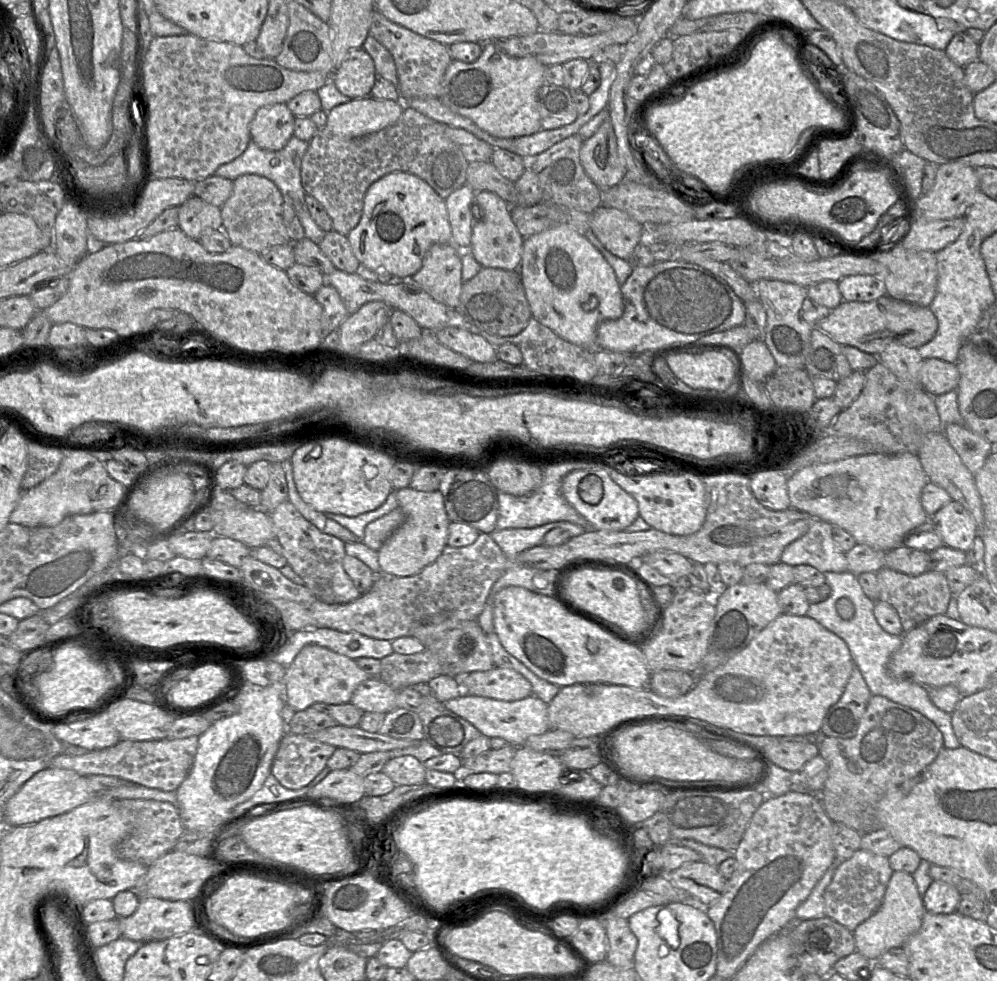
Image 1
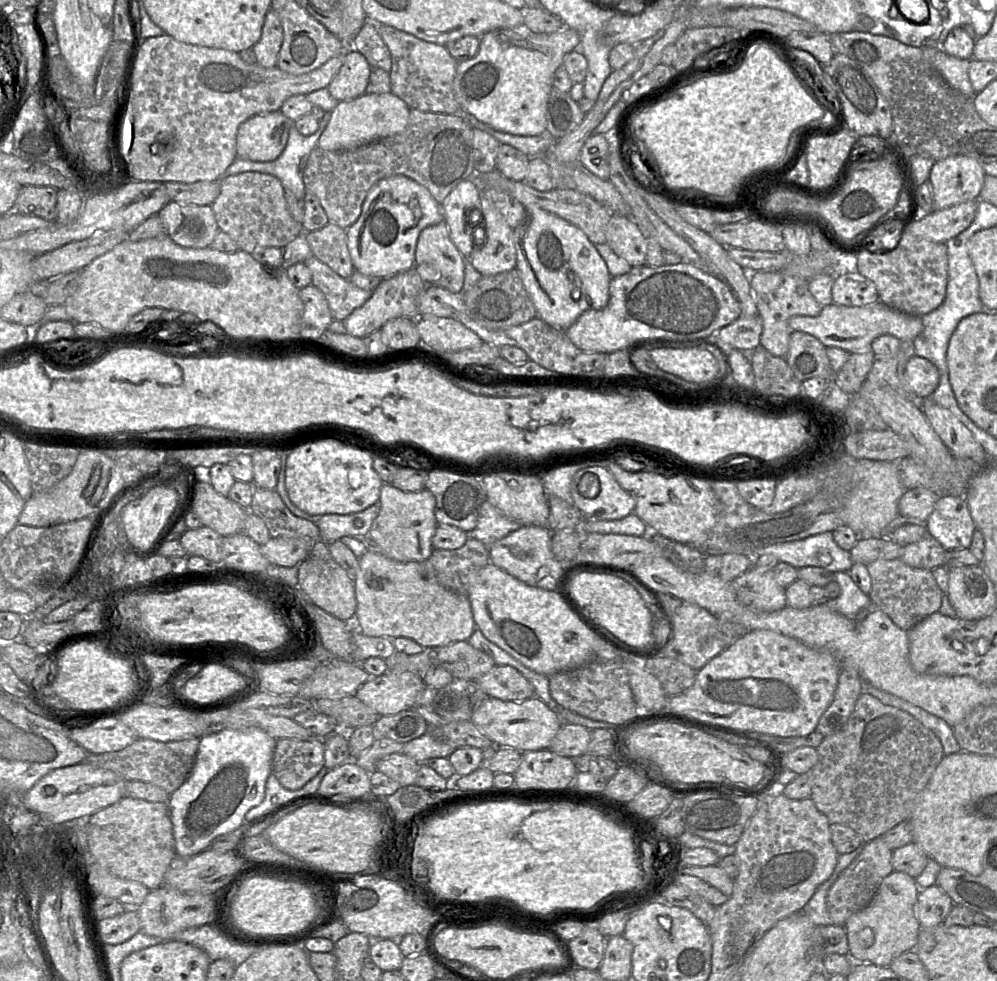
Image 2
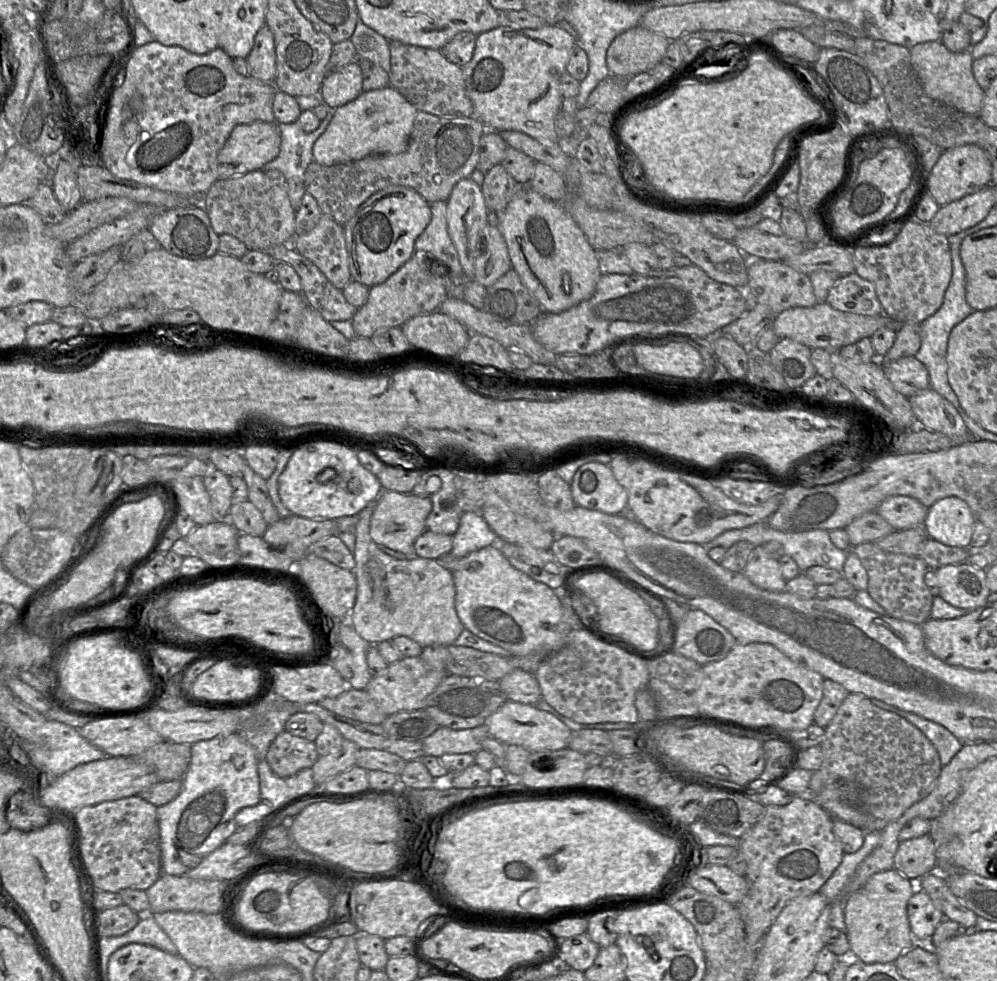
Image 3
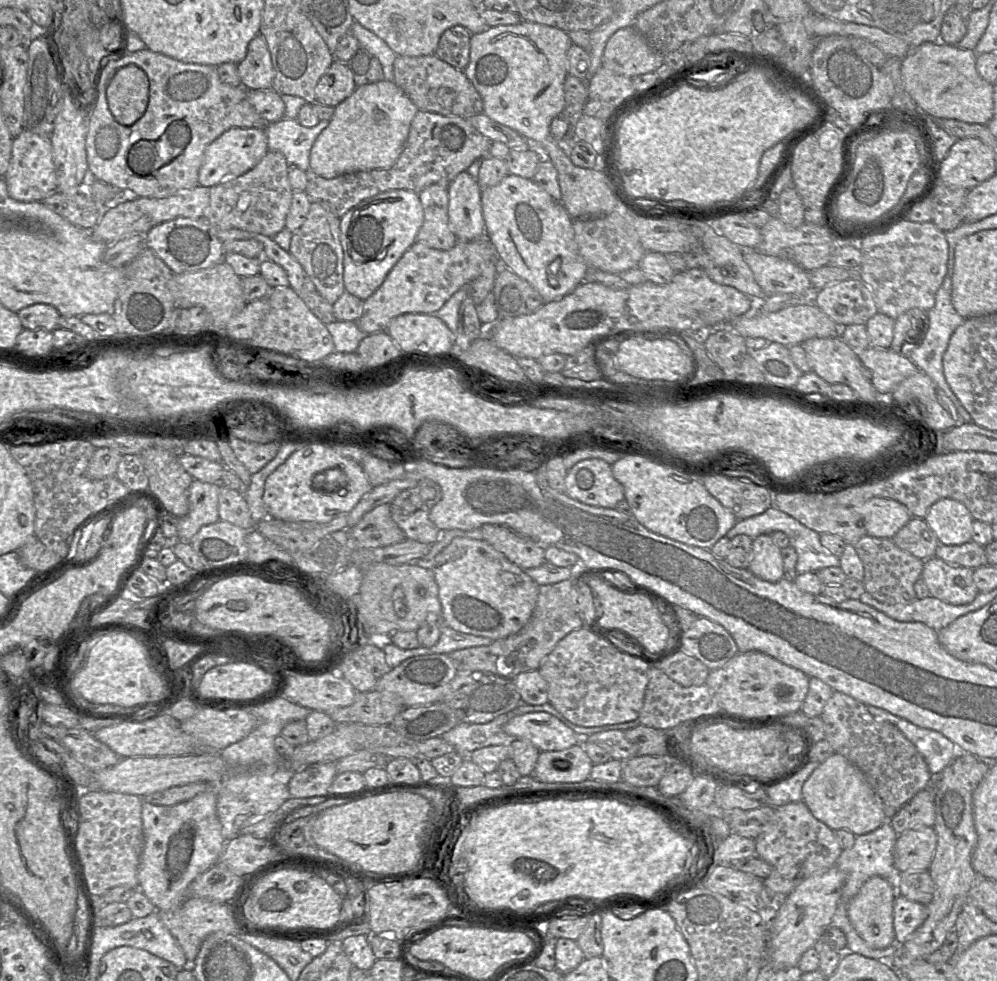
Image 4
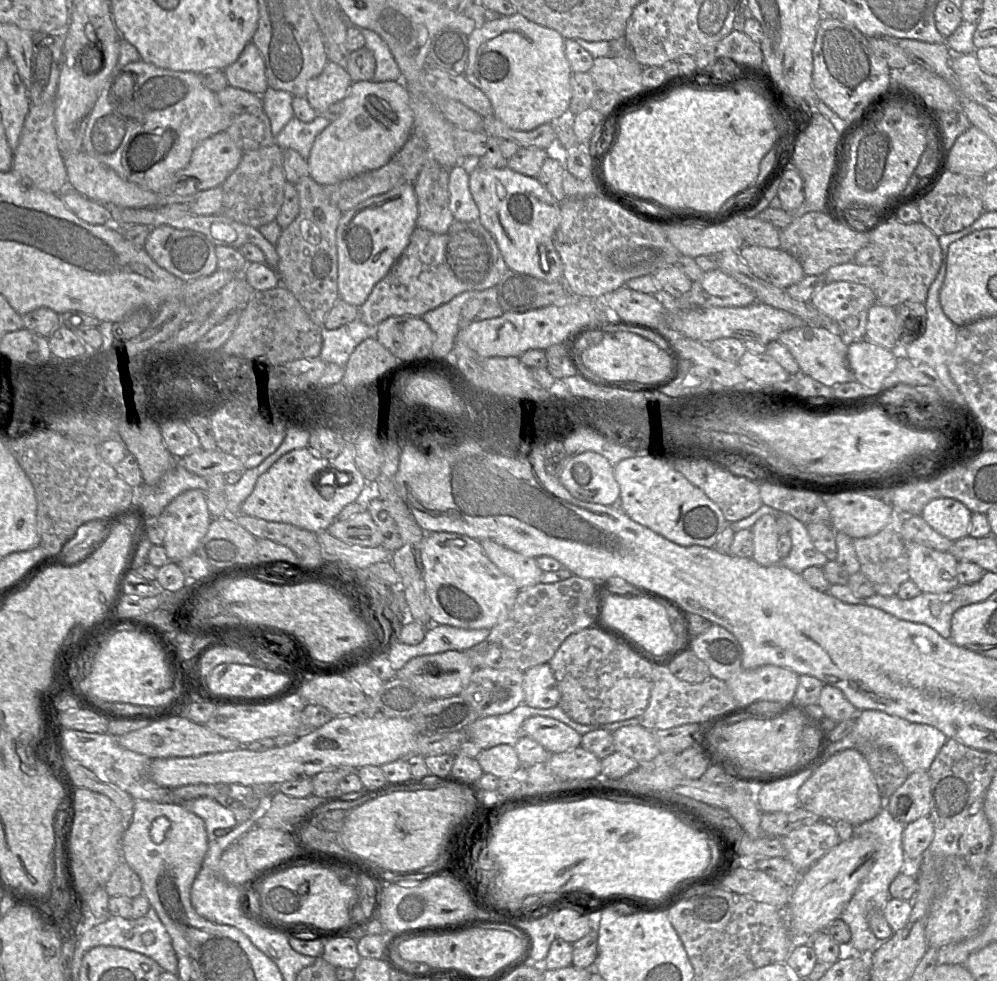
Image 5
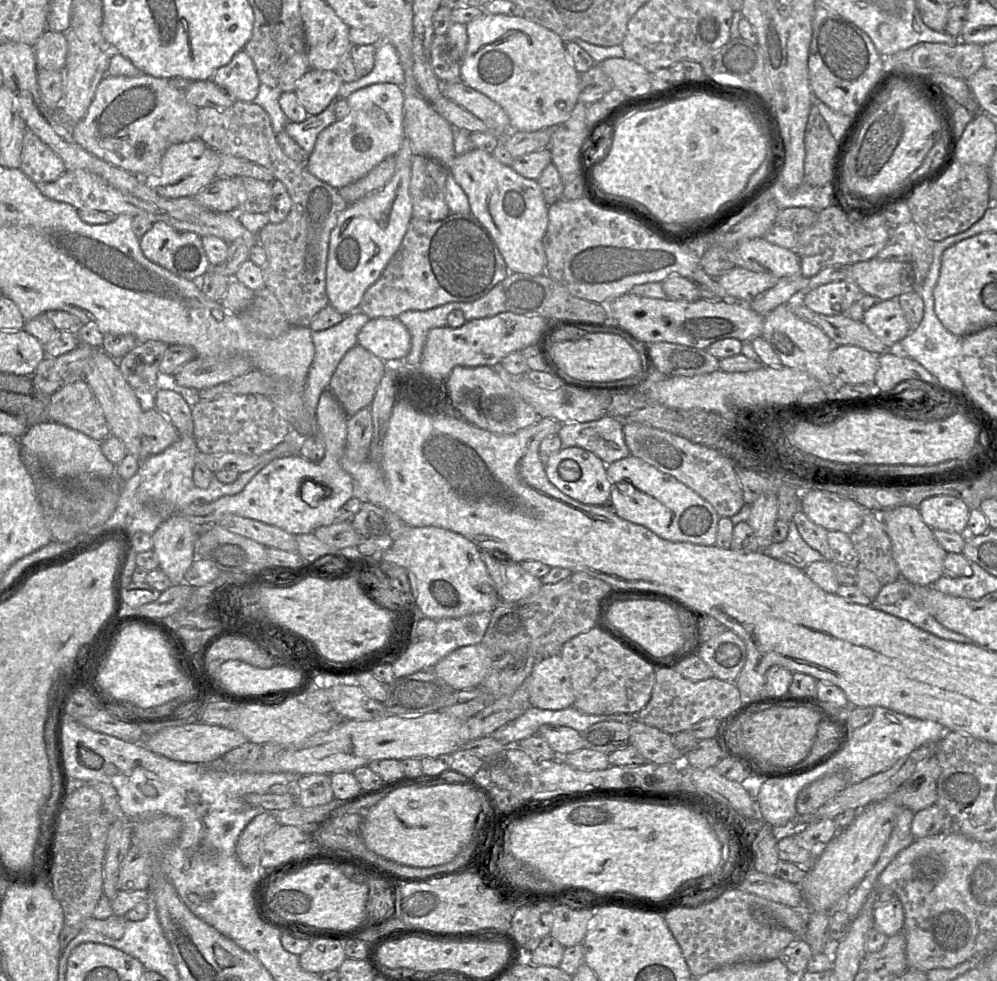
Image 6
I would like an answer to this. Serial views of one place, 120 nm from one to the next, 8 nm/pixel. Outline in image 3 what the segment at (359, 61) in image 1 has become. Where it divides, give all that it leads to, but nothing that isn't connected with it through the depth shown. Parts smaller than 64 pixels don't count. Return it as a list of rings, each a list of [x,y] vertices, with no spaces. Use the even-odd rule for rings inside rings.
[[[357,60],[329,72],[320,88],[320,98],[331,108],[338,108],[356,99],[362,92],[363,76]]]

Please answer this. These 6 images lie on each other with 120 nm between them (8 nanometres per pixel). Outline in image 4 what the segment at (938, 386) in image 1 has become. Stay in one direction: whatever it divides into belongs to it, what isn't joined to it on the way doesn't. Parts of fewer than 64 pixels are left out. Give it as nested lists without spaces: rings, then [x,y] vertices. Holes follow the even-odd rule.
[[[869,346],[854,351],[864,368],[870,372],[871,383],[879,393],[892,393],[901,381],[919,370],[905,354],[890,348]]]

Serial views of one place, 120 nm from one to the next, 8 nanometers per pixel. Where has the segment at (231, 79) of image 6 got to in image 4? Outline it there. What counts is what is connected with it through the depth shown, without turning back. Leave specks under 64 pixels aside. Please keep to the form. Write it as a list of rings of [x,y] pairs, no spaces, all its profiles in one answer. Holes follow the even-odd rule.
[[[260,33],[247,48],[245,59],[237,64],[241,86],[248,90],[270,90],[274,80],[271,54],[264,36]]]

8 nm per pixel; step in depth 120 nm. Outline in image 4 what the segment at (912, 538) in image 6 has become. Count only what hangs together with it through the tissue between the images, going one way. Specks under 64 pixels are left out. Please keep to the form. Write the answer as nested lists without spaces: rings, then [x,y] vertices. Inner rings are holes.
[[[931,557],[924,561],[921,579],[932,597],[952,605],[971,603],[979,594],[973,581],[974,569],[955,566]]]

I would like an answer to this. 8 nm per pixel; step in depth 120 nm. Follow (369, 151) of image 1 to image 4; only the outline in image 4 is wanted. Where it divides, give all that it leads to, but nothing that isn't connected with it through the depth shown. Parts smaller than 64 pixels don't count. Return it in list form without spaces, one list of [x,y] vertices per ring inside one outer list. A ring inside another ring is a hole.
[[[419,110],[412,121],[404,148],[391,167],[345,173],[330,179],[307,171],[305,192],[311,202],[321,204],[341,218],[352,207],[386,191],[407,189],[419,194],[433,184],[449,185],[475,160],[483,159],[488,141],[466,118]]]

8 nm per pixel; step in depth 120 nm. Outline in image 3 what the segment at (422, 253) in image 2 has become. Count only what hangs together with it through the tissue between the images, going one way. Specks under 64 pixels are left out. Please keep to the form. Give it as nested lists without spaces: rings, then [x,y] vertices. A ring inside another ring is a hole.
[[[436,201],[430,204],[431,209],[431,220],[425,230],[418,236],[415,241],[415,251],[425,251],[427,253],[433,254],[437,259],[441,260],[449,269],[450,281],[451,282],[464,282],[465,287],[465,277],[463,274],[462,267],[459,262],[459,257],[455,245],[448,232],[447,224],[447,201]]]

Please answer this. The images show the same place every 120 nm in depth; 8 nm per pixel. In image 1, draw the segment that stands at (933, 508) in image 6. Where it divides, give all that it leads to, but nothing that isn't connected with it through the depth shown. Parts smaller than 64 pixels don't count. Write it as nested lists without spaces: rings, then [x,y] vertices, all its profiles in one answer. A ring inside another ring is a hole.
[[[951,501],[932,517],[945,546],[966,552],[976,536],[977,526],[971,513],[959,502]]]

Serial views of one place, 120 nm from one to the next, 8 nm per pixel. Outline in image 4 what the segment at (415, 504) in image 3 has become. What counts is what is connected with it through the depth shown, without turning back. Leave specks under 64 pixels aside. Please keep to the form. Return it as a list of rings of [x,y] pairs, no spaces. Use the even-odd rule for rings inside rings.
[[[390,503],[379,505],[350,527],[350,543],[365,548],[389,546],[406,539],[391,515]]]

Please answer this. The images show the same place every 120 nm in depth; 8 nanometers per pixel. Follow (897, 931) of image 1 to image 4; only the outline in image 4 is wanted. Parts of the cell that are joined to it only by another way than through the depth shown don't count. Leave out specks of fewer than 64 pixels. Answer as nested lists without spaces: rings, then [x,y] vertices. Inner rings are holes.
[[[874,876],[868,879],[848,903],[848,918],[857,934],[872,948],[883,949],[896,943],[893,925],[893,905],[897,890],[887,879]]]

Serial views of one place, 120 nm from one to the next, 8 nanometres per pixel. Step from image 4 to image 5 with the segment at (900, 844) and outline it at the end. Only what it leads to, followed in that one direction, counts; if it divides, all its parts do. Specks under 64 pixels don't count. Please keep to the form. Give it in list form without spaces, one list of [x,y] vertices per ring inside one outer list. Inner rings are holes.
[[[930,816],[921,817],[905,826],[902,845],[907,867],[916,864],[926,853],[934,838],[934,832]]]

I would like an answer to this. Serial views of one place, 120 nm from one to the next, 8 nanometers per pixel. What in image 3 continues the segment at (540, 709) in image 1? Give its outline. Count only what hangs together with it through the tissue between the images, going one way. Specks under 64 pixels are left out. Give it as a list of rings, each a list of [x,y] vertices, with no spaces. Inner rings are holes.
[[[507,700],[483,724],[489,735],[505,745],[519,745],[530,752],[560,750],[567,748],[572,731],[562,721],[549,712],[540,710],[535,705],[522,704]]]

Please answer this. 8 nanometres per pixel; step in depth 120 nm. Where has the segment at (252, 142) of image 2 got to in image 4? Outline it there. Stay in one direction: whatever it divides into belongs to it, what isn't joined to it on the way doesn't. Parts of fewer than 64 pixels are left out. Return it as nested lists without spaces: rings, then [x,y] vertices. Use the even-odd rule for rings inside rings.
[[[231,128],[215,139],[204,151],[198,186],[211,188],[241,176],[255,167],[268,152],[265,128]]]

